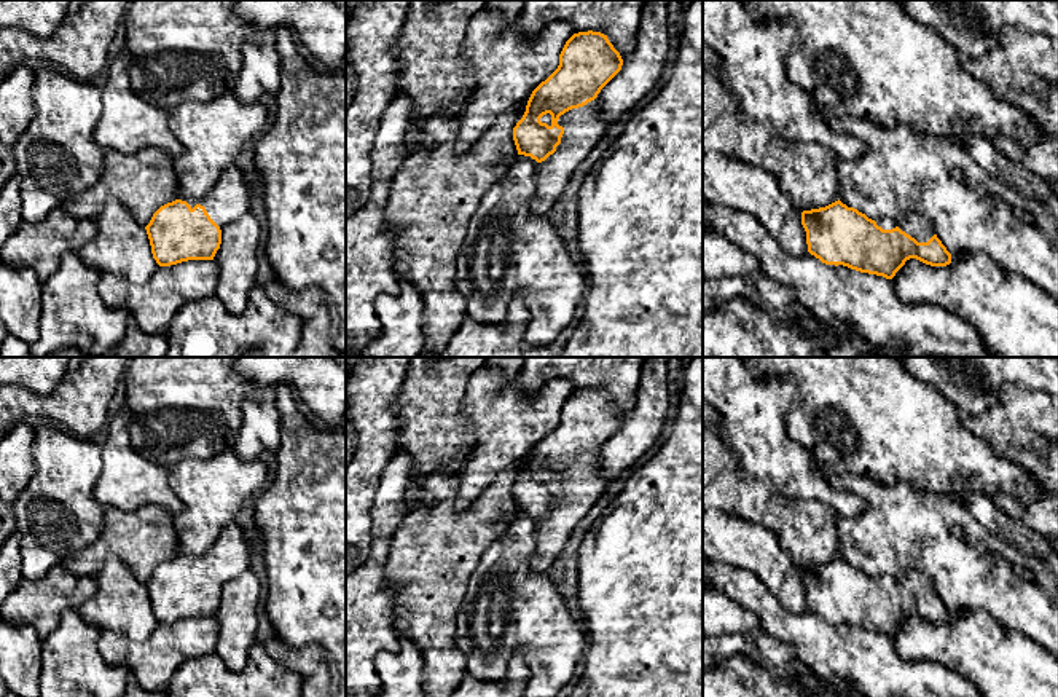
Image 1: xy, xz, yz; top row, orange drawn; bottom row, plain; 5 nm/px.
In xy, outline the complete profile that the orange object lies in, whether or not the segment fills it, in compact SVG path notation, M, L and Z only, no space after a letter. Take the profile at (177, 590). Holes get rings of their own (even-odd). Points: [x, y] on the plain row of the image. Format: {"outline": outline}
{"outline": "M231 523L199 557L175 557L161 563L145 584L153 616L159 624L188 617L214 617L221 587L250 568L252 545Z"}

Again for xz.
{"outline": "M601 389L574 391L559 412L558 426L531 451L523 475L513 485L518 512L539 520L534 571L548 571L578 522L588 514L607 483L596 458L601 447L621 427L623 416Z"}

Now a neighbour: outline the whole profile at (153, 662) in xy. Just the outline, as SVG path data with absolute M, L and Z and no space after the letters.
M188 617L158 624L142 641L105 632L99 651L107 664L127 667L145 691L166 691L185 660L214 654L217 641L218 622L214 617Z

